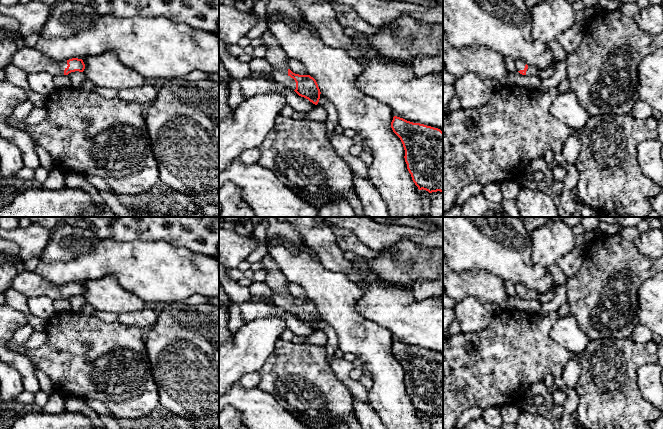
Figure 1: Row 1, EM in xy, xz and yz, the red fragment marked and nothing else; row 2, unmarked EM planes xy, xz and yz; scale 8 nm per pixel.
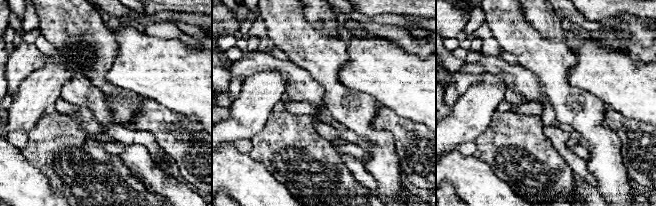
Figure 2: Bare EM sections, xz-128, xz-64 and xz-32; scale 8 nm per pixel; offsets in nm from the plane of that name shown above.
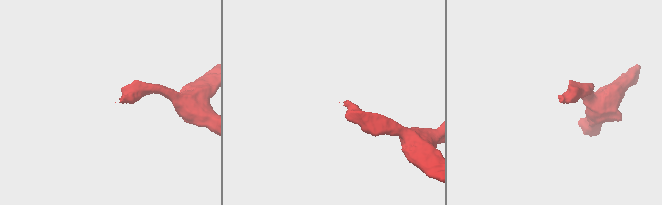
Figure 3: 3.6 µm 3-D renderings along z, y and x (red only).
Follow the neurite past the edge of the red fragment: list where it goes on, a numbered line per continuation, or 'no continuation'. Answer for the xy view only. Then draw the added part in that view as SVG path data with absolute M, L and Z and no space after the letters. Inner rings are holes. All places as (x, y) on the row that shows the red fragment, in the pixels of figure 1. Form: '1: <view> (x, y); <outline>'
1: xy (29, 59); M26 45L15 52L13 64L26 73L46 71L53 76L64 75L64 70L68 66L67 61L53 61L34 47Z

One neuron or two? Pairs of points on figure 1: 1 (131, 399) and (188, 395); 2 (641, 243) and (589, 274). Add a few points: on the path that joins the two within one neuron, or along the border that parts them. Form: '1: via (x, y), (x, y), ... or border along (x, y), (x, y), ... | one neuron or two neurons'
1: border along (152, 374), (159, 403) | two neurons
2: border along (633, 243), (640, 252), (652, 258) | two neurons

